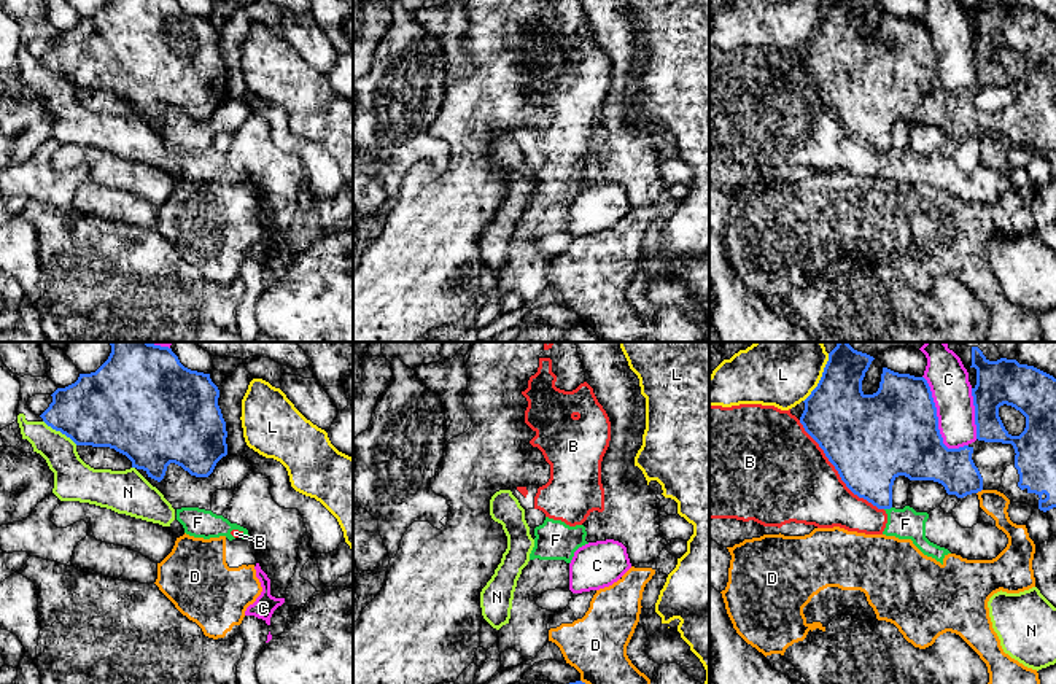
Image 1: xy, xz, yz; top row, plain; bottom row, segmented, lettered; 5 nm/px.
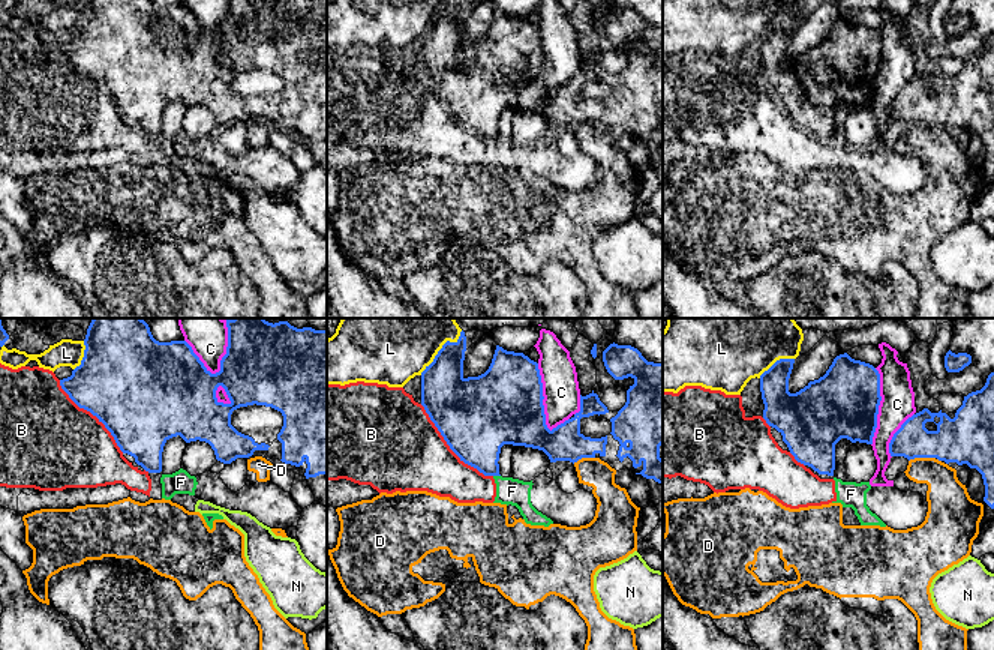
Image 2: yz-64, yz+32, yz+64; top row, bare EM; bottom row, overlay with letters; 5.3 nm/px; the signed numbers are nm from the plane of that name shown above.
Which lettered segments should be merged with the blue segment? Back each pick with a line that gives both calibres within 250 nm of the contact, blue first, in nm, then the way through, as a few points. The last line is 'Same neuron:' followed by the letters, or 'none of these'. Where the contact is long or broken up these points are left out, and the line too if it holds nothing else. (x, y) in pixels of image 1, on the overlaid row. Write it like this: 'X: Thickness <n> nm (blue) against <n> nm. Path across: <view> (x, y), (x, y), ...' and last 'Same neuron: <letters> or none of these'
Same neuron: none of these

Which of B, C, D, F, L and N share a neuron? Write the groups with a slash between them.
B F / C / D / L / N

